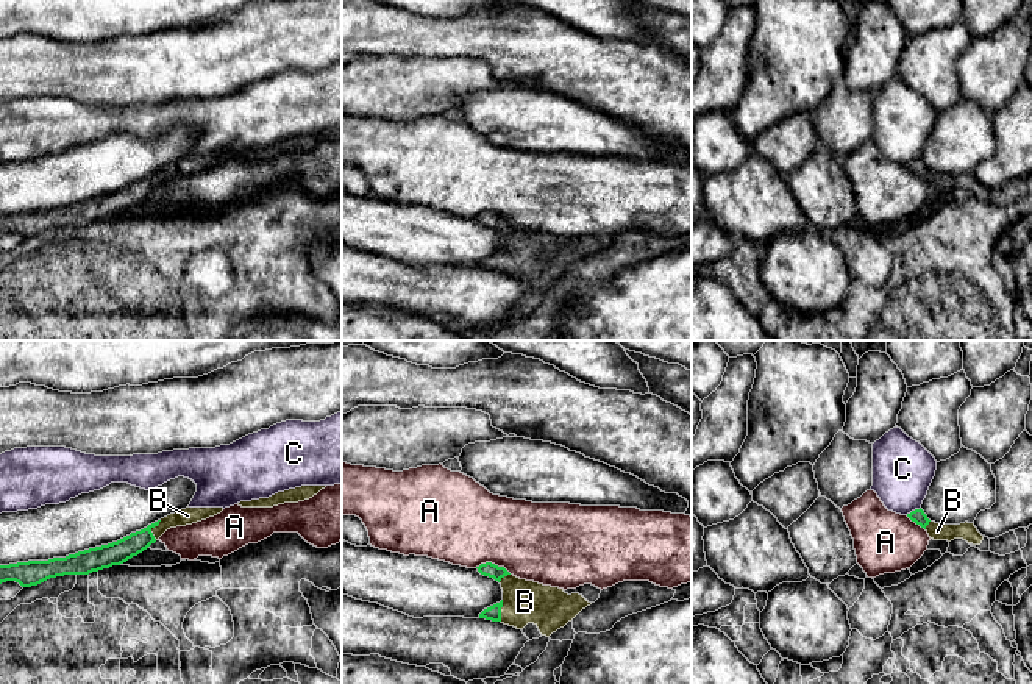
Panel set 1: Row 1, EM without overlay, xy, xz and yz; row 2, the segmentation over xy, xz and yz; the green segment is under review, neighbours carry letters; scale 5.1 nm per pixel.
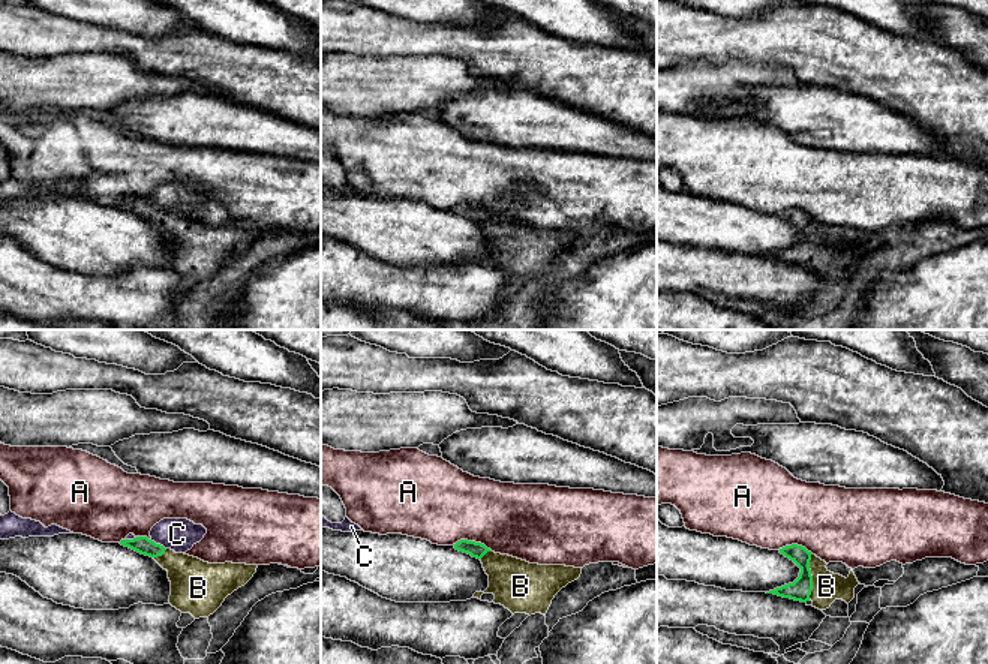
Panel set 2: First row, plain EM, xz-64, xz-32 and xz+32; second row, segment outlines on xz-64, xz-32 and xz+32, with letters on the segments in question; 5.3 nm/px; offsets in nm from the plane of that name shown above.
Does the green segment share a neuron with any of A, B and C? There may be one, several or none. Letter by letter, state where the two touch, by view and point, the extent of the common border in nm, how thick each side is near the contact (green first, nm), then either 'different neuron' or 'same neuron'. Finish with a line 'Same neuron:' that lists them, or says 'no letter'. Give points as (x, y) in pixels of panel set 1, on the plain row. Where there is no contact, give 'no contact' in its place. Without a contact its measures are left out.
A: contact xz (494, 214); length 190 nm; calibres 70 and 420 nm; different neuron
B: contact xy (150, 180); length 110 nm; calibres 120 and 90 nm; same neuron
C: contact yz (912, 161); length 90 nm; calibres 70 and 320 nm; different neuron
Same neuron: B

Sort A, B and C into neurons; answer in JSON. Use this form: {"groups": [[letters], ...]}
{"groups": [["A"], ["B"], ["C"]]}

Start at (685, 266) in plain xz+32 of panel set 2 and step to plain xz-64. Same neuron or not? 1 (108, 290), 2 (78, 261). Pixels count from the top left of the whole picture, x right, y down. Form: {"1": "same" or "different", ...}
{"1": "same", "2": "different"}

